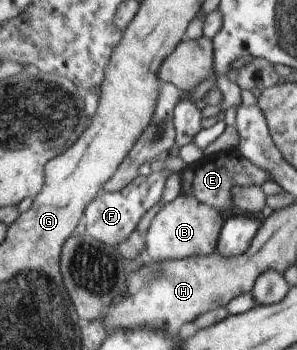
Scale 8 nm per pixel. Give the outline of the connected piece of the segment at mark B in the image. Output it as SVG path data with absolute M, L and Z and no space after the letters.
M181 194L166 203L148 225L147 258L155 262L182 260L189 256L207 256L217 251L223 219L214 206L199 201L195 196Z

